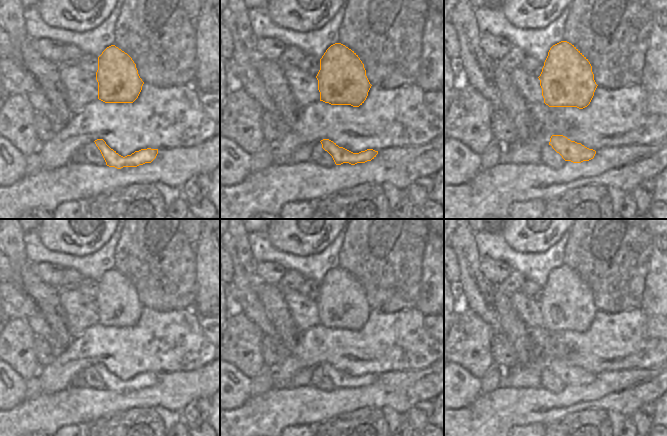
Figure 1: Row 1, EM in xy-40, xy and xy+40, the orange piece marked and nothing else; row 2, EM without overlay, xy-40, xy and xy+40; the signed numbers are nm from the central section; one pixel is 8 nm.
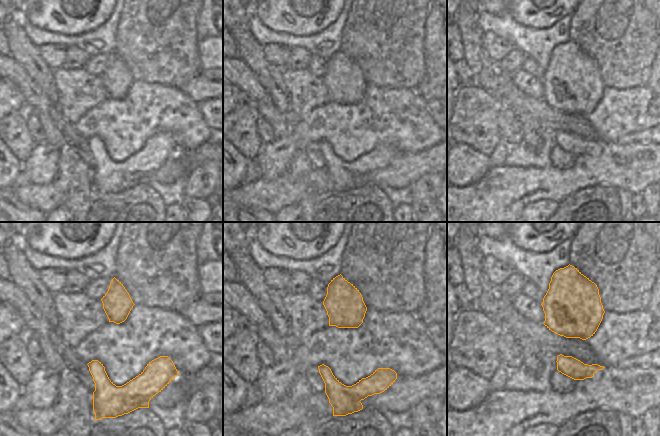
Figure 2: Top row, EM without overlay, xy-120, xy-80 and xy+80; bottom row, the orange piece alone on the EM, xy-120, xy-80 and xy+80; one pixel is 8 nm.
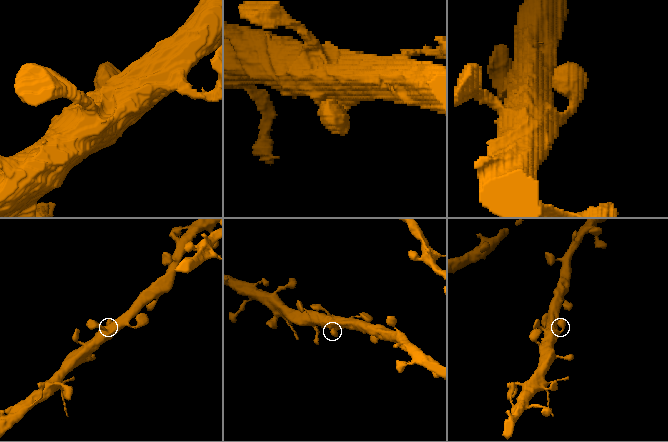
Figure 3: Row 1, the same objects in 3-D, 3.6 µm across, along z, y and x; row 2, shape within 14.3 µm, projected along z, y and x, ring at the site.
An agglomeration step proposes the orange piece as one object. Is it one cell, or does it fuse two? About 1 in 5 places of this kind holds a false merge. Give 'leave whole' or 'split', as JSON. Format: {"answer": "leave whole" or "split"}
{"answer": "leave whole"}

